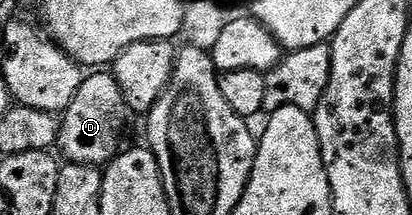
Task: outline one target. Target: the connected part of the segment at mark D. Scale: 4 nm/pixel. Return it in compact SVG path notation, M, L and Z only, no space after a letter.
M87 74L82 80L76 97L72 97L72 105L68 105L68 109L62 112L60 116L56 147L57 150L62 150L63 156L61 155L61 158L72 163L83 163L96 168L101 168L109 163L115 155L119 154L120 146L118 147L118 142L121 141L122 130L126 127L126 115L128 116L128 108L124 101L124 93L120 89L118 82L115 81L113 74Z

